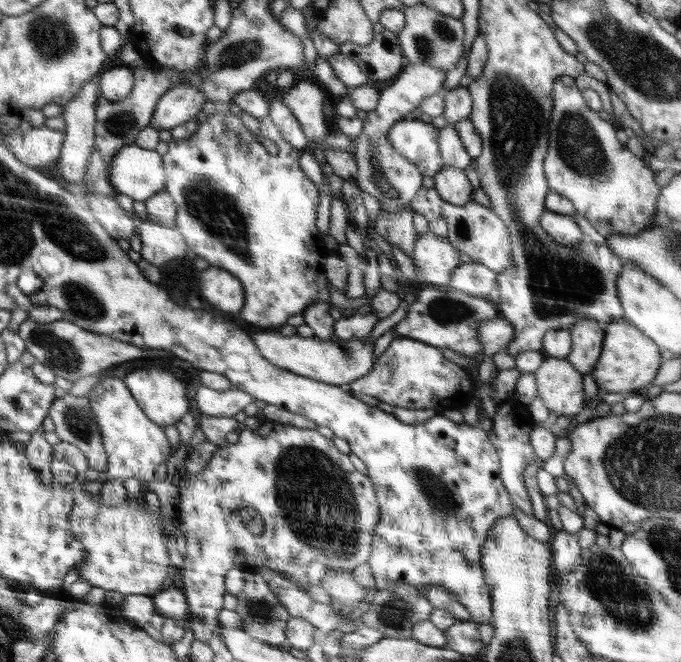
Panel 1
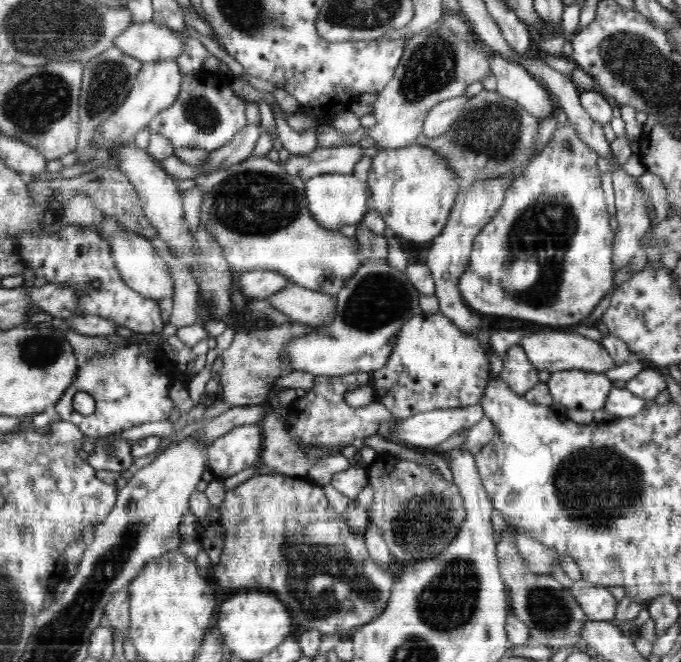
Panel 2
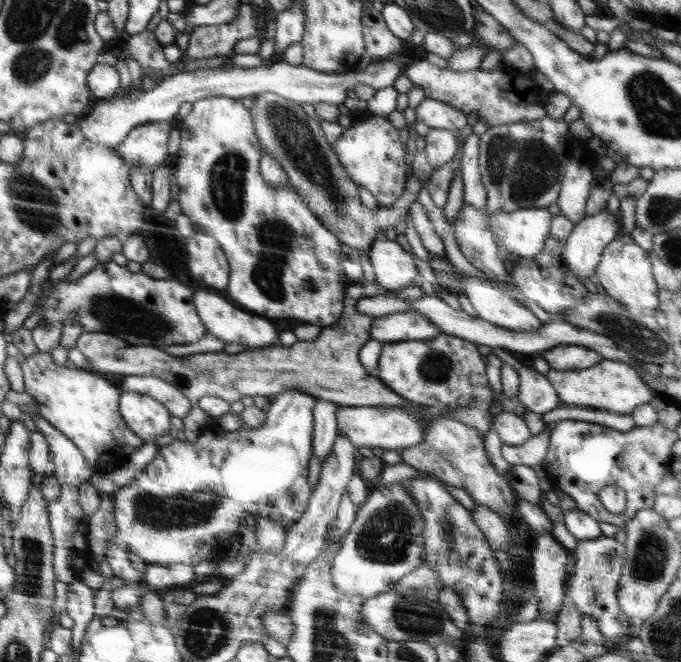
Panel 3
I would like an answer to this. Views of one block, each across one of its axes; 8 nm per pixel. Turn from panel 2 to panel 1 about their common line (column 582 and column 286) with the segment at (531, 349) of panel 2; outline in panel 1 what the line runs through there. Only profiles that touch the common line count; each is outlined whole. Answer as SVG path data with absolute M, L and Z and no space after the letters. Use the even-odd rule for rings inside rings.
M264 329L263 332L253 335L252 340L260 354L274 366L341 388L368 375L376 360L374 353L372 353L374 341L370 335L362 338L354 337L350 340L325 341L314 336L302 337L298 334L284 336L278 332Z

